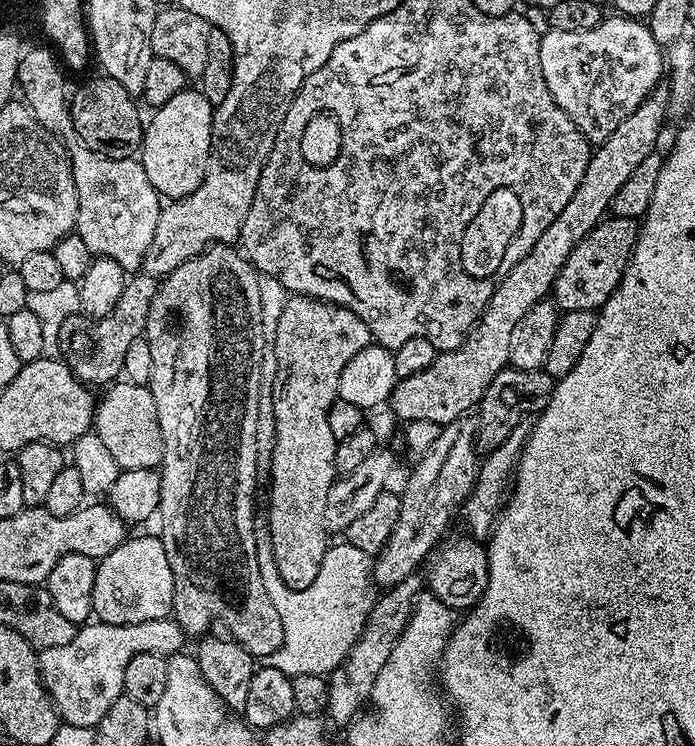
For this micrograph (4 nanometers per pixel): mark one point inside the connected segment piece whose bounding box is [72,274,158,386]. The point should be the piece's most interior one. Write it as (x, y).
(101, 354)

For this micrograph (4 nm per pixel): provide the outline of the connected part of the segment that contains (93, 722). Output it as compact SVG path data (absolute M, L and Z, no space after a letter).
M175 619L151 620L141 624L102 624L88 622L77 627L74 638L64 646L41 648L38 652L40 680L48 697L56 705L56 713L70 726L95 729L110 706L123 693L126 665L134 654L158 652L175 656L186 641Z

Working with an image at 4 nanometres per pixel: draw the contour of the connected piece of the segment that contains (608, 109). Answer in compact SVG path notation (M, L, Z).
M612 14L609 20L608 17L601 19L600 24L594 26L594 30L578 30L578 34L570 34L566 30L549 30L540 37L540 61L542 62L542 78L546 78L546 86L554 98L554 102L558 102L560 109L574 122L574 126L578 126L578 130L592 146L599 146L603 140L610 138L610 134L614 134L614 130L618 130L618 126L622 126L622 122L626 122L626 118L630 118L630 114L634 114L634 110L638 110L638 106L648 97L650 90L654 90L654 86L661 83L666 72L665 53L652 36L647 23L631 16L619 14Z

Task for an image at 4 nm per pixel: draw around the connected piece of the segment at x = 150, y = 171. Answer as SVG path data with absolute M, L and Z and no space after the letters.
M185 90L174 94L174 98L170 98L170 102L166 102L166 106L157 108L151 113L152 121L149 119L144 129L144 142L138 159L144 165L146 178L150 178L150 182L161 197L175 202L184 196L194 194L194 190L198 190L198 186L202 186L212 145L213 111L213 104L204 97L203 92Z

